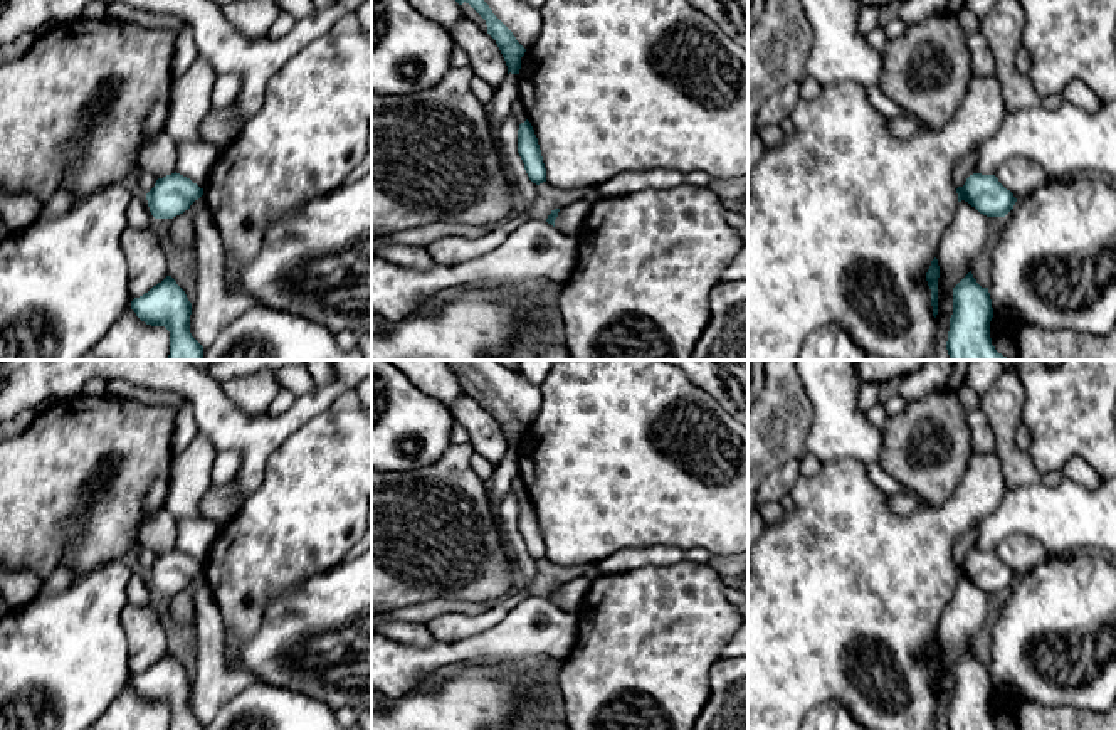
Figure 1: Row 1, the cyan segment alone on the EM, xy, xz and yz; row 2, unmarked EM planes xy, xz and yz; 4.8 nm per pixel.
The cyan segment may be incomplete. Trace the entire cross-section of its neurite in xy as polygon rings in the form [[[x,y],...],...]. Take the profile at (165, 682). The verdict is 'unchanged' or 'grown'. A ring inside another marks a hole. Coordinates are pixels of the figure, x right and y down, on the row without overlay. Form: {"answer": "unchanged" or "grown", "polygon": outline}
{"answer": "unchanged", "polygon": [[[171,653],[131,678],[136,693],[151,703],[170,708],[170,730],[203,730],[190,710],[192,680]]]}

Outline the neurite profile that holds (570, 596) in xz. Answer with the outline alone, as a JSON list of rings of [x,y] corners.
[[[583,575],[561,584],[555,597],[555,606],[566,612],[578,614],[590,585],[592,585],[592,580],[585,579]]]

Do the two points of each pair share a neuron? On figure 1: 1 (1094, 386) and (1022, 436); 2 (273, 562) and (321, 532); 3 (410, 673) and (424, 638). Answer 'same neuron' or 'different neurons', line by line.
1: different neurons
2: same neuron
3: different neurons

